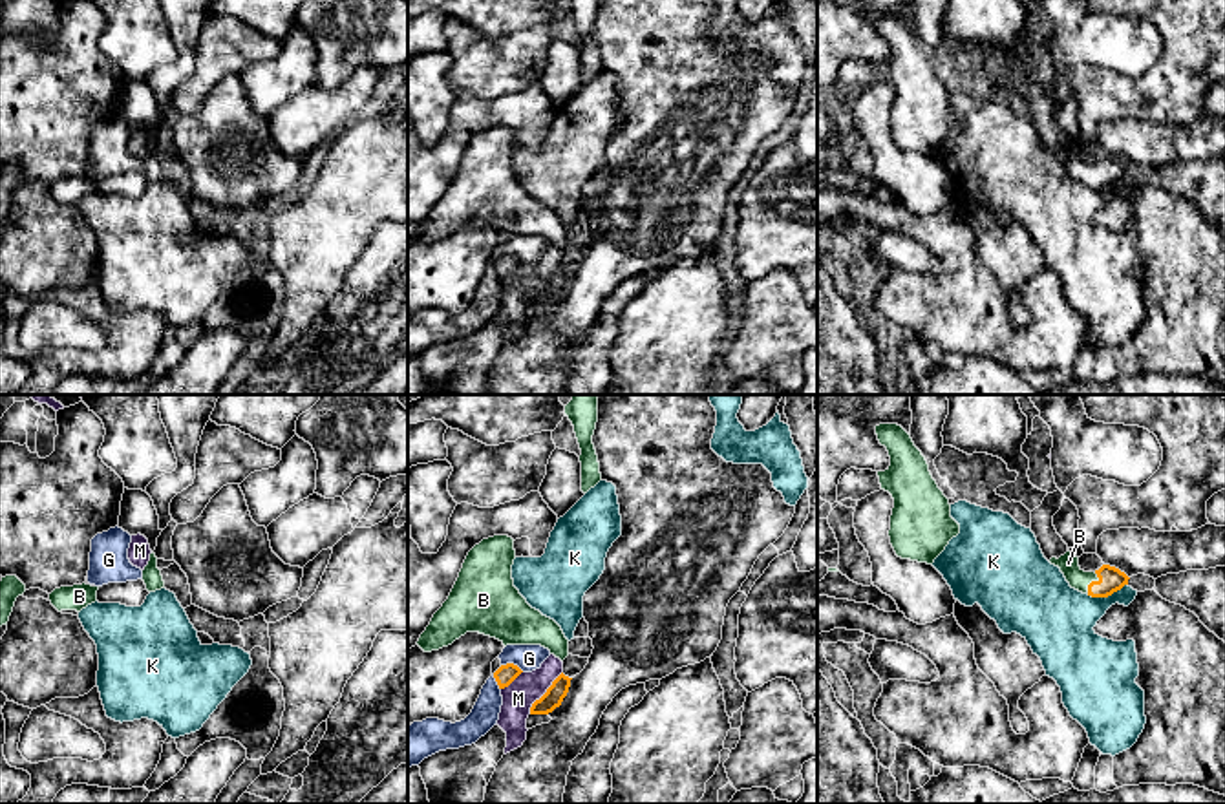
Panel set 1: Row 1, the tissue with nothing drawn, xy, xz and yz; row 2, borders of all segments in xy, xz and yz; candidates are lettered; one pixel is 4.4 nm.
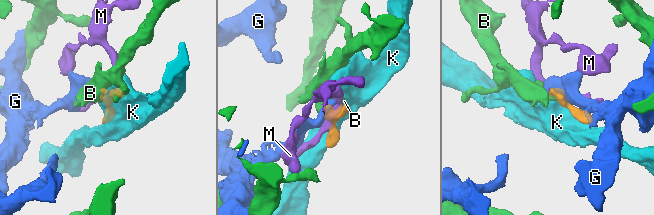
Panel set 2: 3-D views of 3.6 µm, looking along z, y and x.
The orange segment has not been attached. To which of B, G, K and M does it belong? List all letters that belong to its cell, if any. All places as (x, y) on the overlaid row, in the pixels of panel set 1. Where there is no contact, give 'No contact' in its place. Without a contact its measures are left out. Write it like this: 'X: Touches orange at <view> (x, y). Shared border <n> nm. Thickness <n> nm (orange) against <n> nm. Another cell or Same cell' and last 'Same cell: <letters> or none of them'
B: Touches orange at yz (1092, 581). Shared border 100 nm. Thickness 110 nm (orange) against 90 nm. Same cell
G: Touches orange at xz (512, 664). Shared border 110 nm. Thickness 90 nm (orange) against 120 nm. Another cell
K: Touches orange at yz (1107, 596). Shared border 190 nm. Thickness 110 nm (orange) against 320 nm. Another cell
M: Touches orange at xz (545, 693). Shared border 240 nm. Thickness 90 nm (orange) against 140 nm. Another cell
Same cell: B

